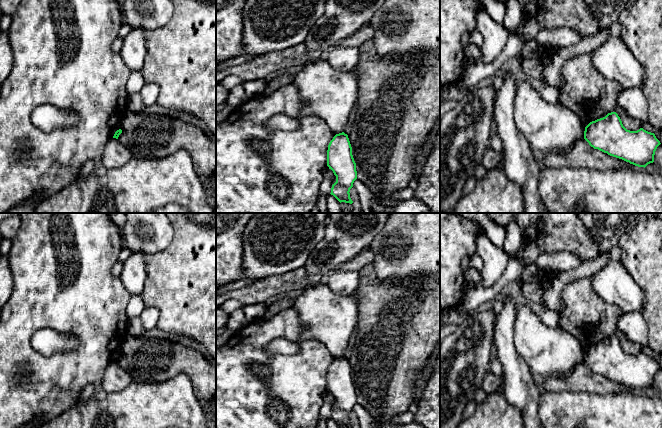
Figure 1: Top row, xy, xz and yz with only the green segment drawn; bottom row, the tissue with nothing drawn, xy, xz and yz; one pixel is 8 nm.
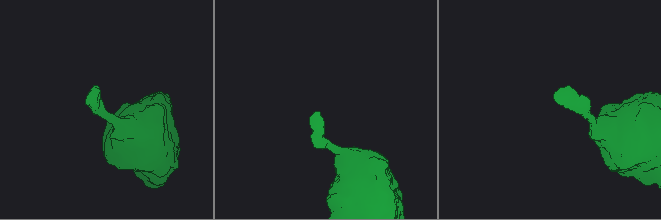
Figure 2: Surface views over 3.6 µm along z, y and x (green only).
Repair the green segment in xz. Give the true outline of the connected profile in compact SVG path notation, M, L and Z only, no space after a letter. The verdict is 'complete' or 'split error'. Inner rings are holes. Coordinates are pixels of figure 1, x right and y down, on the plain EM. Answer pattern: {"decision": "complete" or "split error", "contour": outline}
{"decision": "complete", "contour": "M344 356L336 358L330 365L327 374L327 390L336 400L331 419L340 427L350 427L350 413L357 403L356 387L352 379L352 371L348 359Z"}

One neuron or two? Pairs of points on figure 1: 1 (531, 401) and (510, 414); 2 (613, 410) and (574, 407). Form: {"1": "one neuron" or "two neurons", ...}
{"1": "two neurons", "2": "one neuron"}

